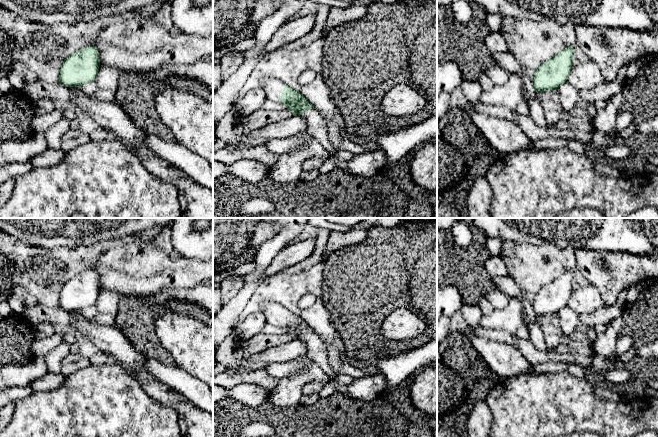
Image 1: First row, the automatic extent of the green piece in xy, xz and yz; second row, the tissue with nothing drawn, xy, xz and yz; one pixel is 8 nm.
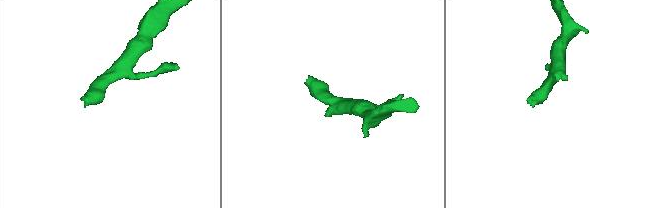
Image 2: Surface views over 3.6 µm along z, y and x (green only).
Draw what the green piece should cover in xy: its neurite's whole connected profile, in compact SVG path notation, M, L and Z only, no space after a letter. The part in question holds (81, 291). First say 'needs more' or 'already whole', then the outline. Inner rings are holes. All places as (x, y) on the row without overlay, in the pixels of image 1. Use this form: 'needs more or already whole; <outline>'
already whole; M95 270L82 272L65 282L60 291L59 308L78 311L95 306L99 295L99 276Z

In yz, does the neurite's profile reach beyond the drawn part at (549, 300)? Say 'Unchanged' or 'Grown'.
Unchanged

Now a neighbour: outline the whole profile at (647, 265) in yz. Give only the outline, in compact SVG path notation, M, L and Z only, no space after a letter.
M575 249L576 267L598 289L604 306L612 306L624 289L658 277L658 249L654 249L655 255Z

